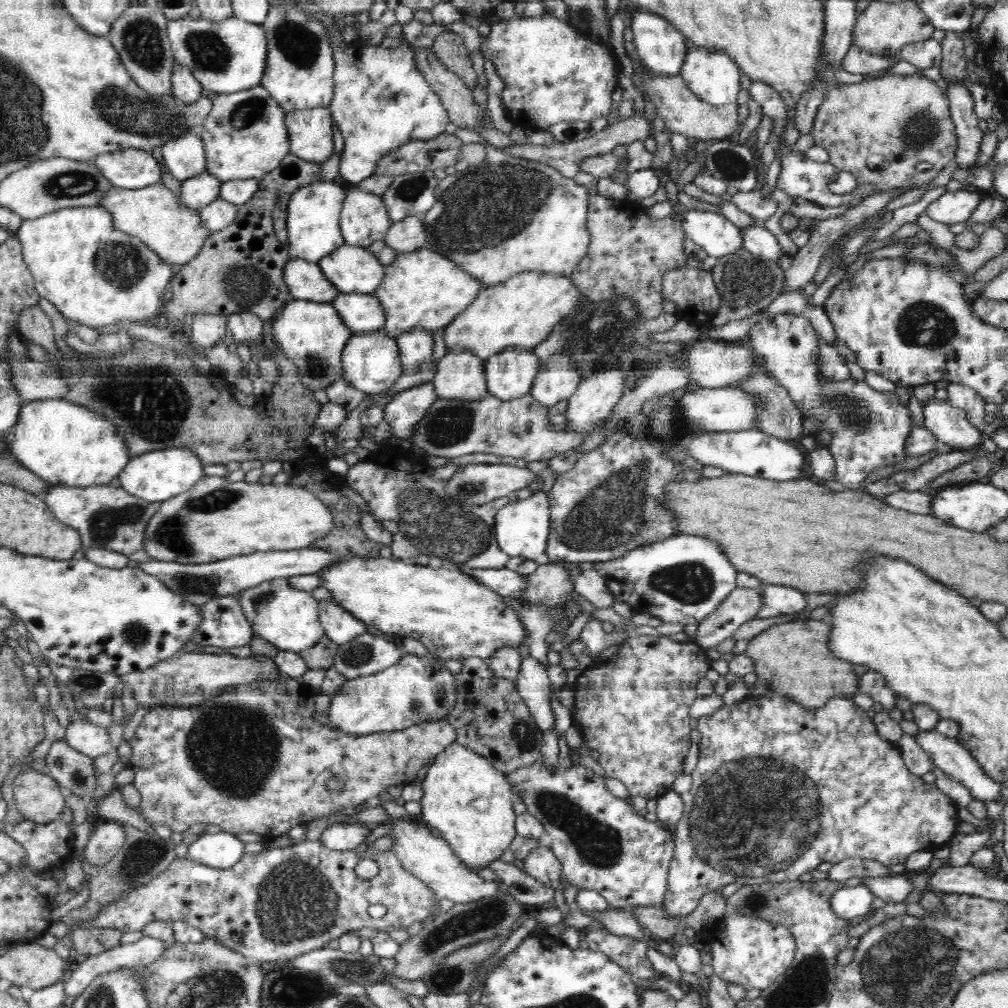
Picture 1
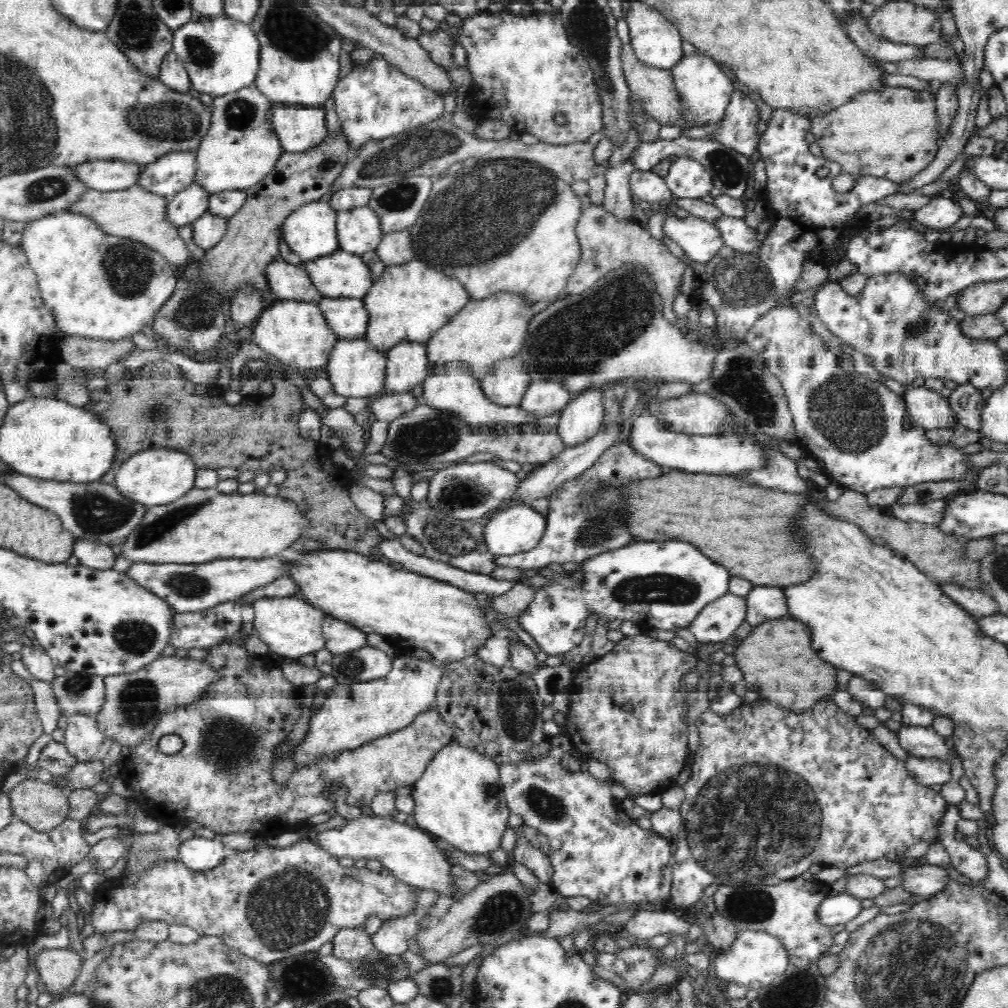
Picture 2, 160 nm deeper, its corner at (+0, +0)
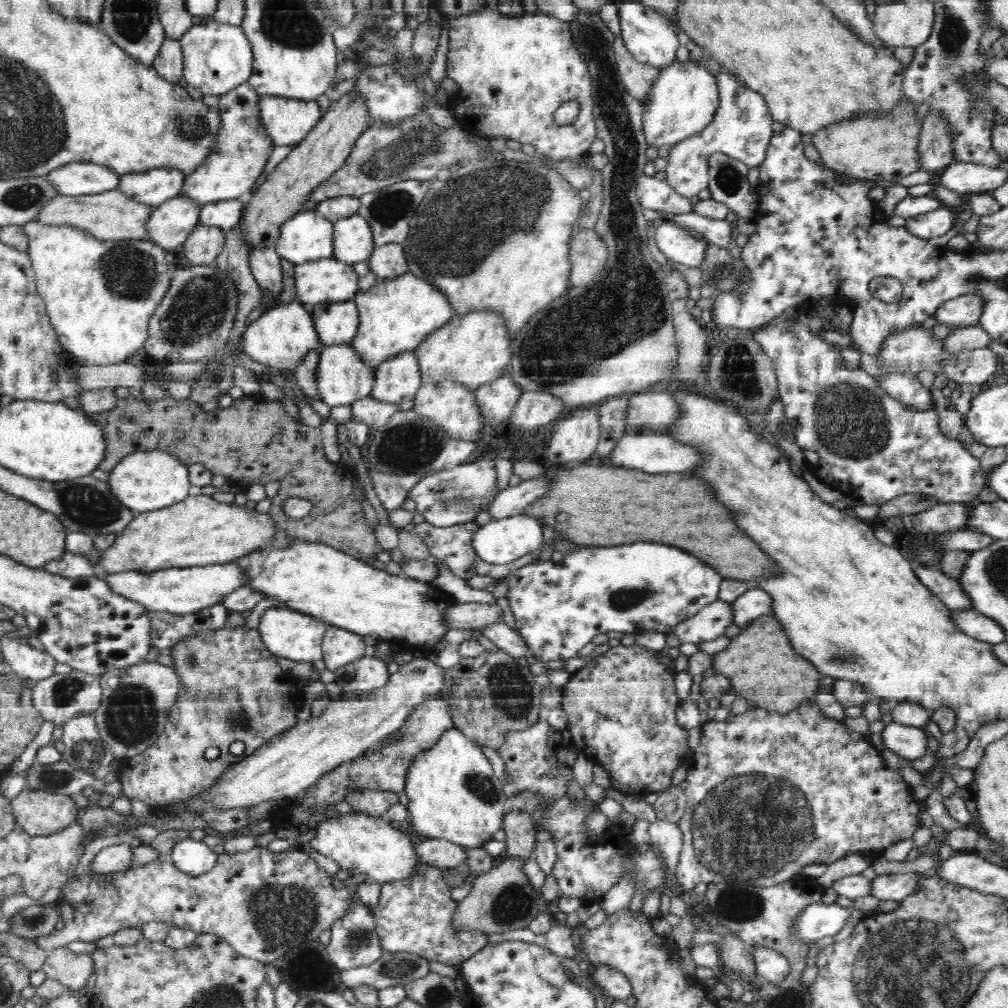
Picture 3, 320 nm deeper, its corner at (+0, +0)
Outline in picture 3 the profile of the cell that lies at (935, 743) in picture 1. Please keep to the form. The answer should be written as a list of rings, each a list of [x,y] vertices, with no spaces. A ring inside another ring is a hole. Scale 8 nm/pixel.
[[[892,722],[886,724],[881,735],[886,749],[910,762],[922,758],[928,752],[925,732],[920,727]]]

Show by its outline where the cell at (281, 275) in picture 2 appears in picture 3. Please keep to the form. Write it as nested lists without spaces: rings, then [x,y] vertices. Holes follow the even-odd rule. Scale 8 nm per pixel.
[[[259,248],[259,250],[252,251],[249,262],[250,271],[259,287],[278,296],[282,290],[284,274],[282,273],[281,259],[275,248]]]

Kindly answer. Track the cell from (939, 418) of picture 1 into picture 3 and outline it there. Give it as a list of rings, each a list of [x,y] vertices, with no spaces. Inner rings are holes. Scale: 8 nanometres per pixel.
[[[882,372],[877,379],[880,388],[883,388],[888,396],[895,398],[902,404],[918,411],[934,409],[934,401],[930,389],[925,388],[919,382],[916,375],[900,372]]]

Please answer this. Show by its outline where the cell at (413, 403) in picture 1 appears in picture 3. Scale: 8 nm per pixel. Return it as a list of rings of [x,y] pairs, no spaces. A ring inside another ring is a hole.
[[[371,395],[349,405],[351,420],[367,424],[370,428],[382,426],[399,408],[399,404],[382,402]]]

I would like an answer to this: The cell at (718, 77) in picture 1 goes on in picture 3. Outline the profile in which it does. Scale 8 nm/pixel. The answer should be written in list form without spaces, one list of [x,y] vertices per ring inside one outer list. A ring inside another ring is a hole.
[[[674,61],[661,68],[647,102],[643,103],[643,133],[647,146],[672,146],[704,130],[719,107],[718,80],[705,67],[693,61]]]

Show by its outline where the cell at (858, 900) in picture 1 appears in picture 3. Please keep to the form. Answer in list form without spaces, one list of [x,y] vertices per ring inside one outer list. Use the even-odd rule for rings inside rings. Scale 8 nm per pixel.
[[[820,902],[808,905],[798,916],[795,936],[799,936],[799,940],[803,940],[804,944],[817,942],[826,936],[834,936],[846,924],[850,911],[836,903],[828,905]]]

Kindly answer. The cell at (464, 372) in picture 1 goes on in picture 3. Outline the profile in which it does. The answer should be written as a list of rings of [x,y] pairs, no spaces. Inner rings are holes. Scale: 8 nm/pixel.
[[[450,380],[421,384],[413,398],[413,411],[418,412],[424,418],[429,418],[434,424],[438,424],[446,432],[448,438],[470,441],[481,439],[482,432],[487,425],[486,417],[476,404],[474,391],[467,387],[458,381]]]

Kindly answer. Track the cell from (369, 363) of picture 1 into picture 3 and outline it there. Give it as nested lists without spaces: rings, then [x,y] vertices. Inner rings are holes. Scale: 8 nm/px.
[[[349,343],[320,348],[316,373],[319,398],[329,407],[349,405],[370,396],[376,380],[376,369],[372,369],[372,366],[368,365]]]

